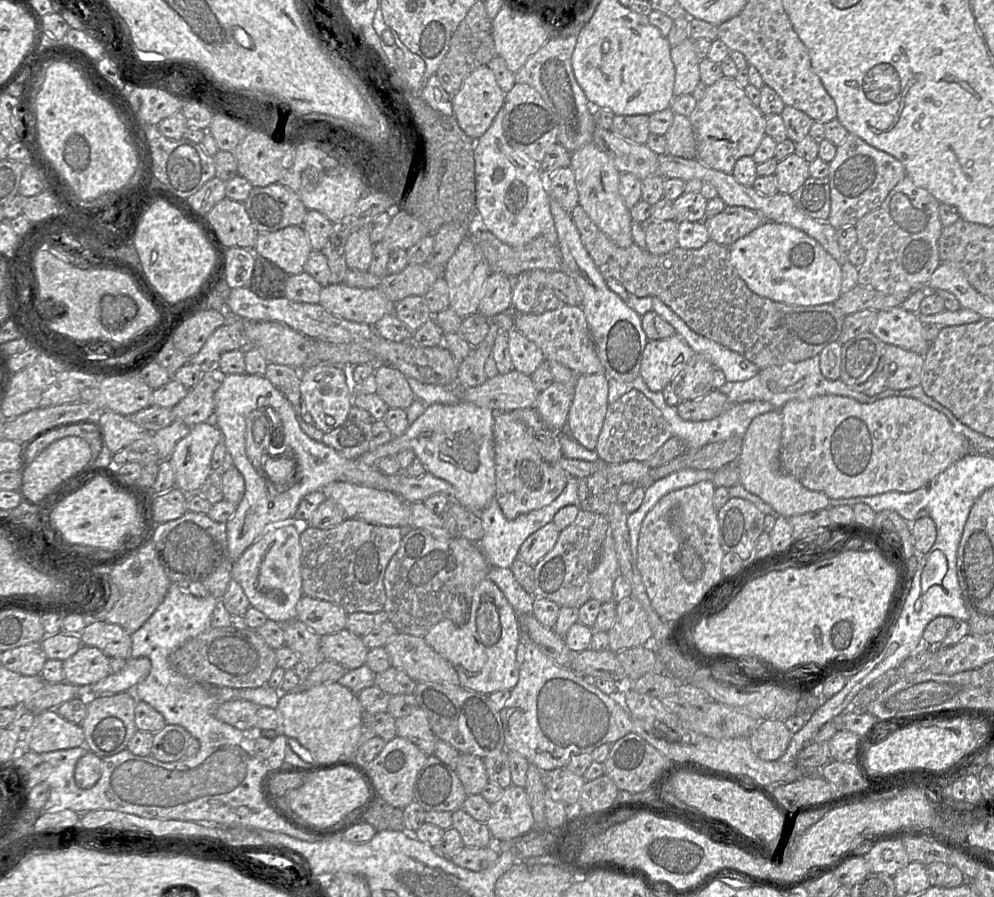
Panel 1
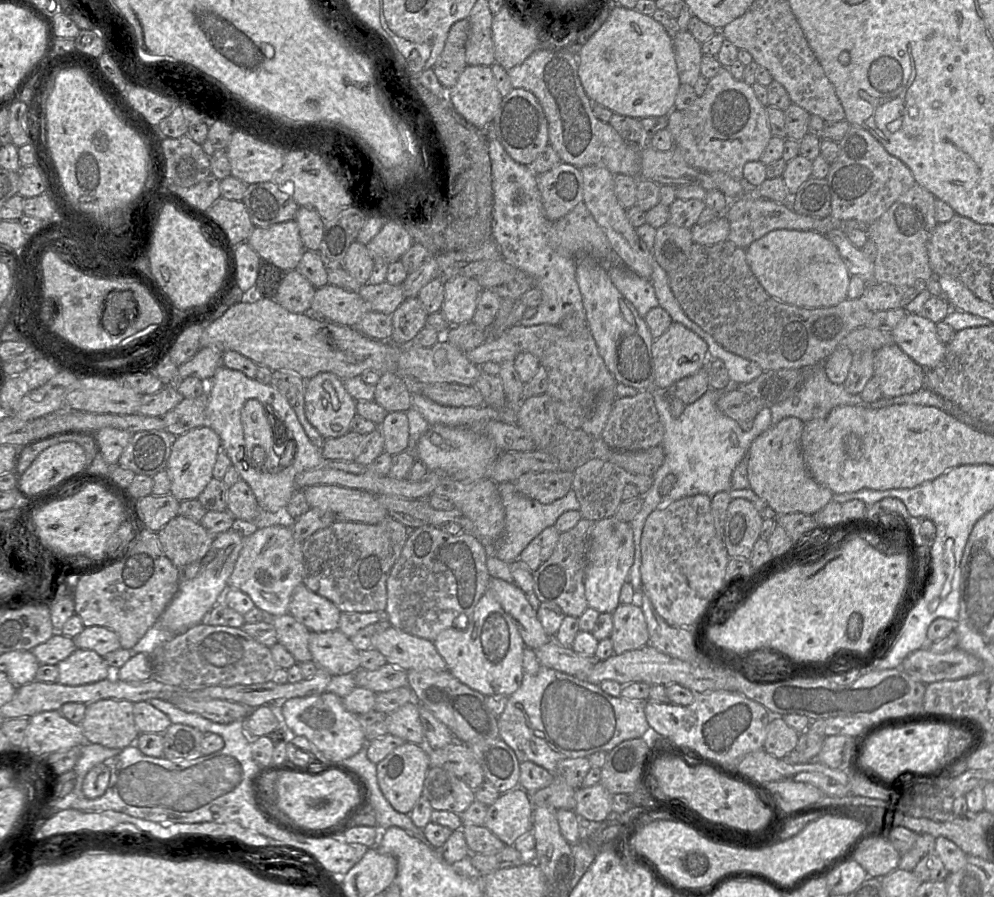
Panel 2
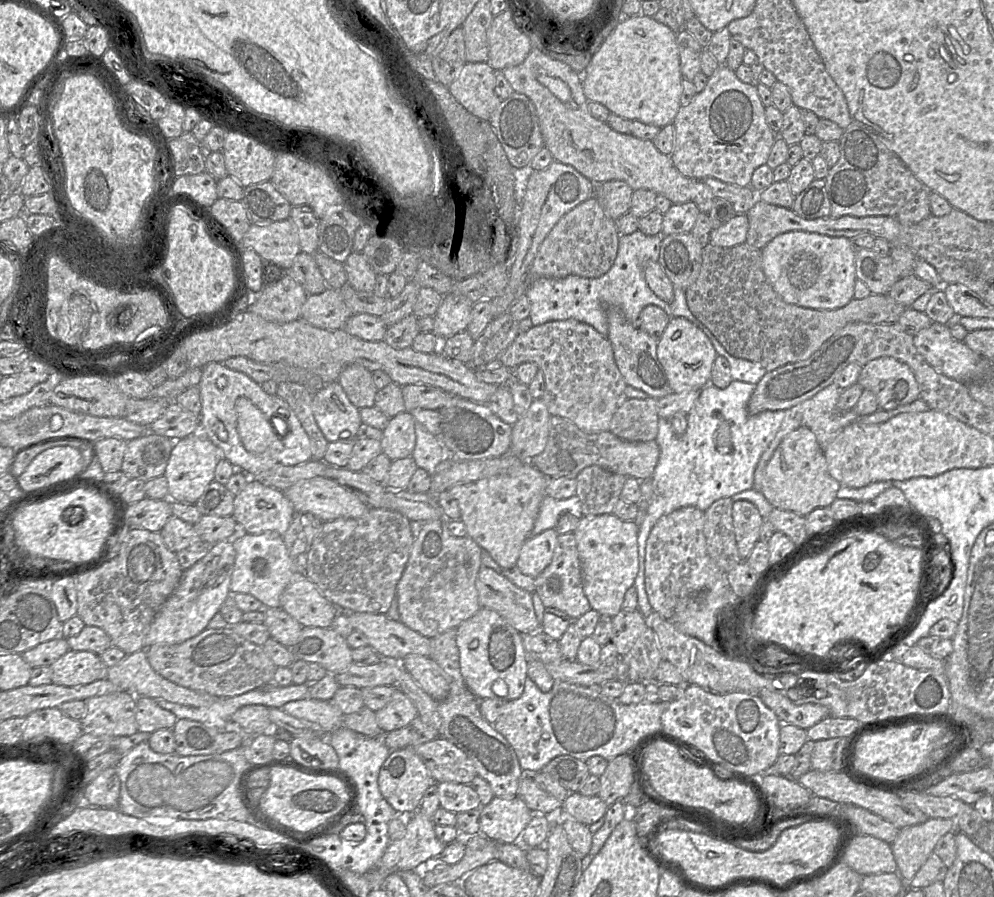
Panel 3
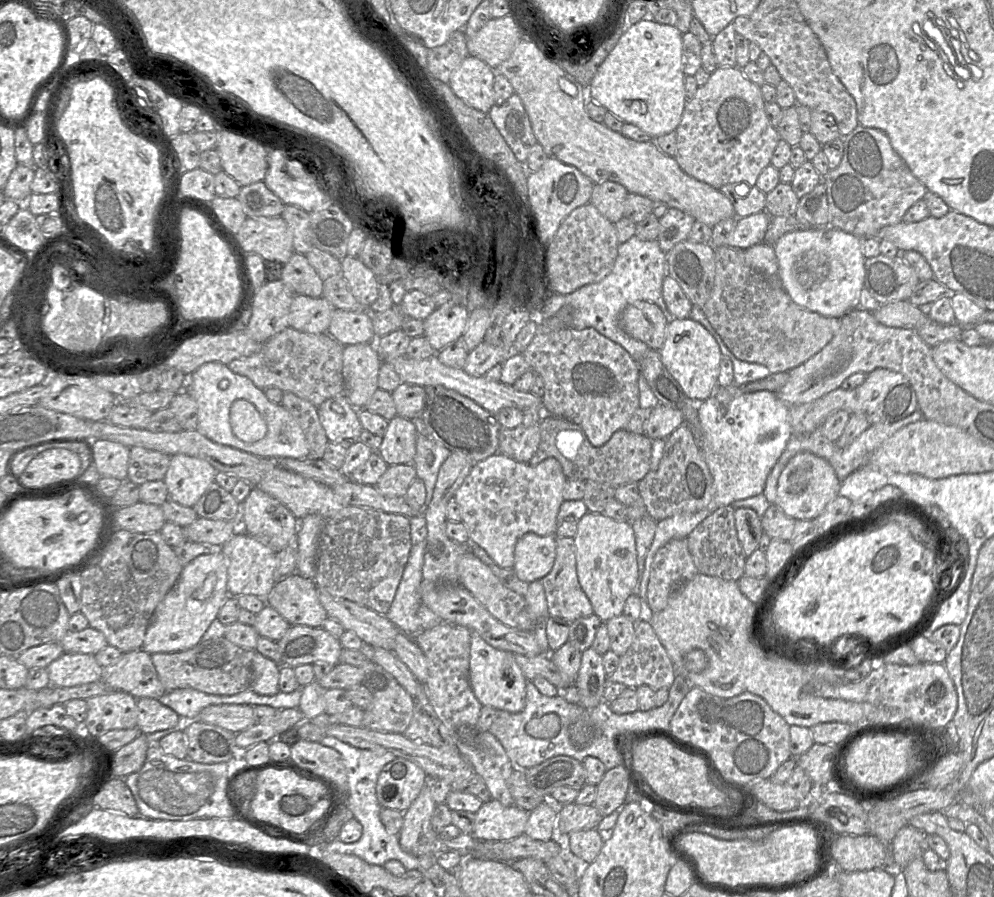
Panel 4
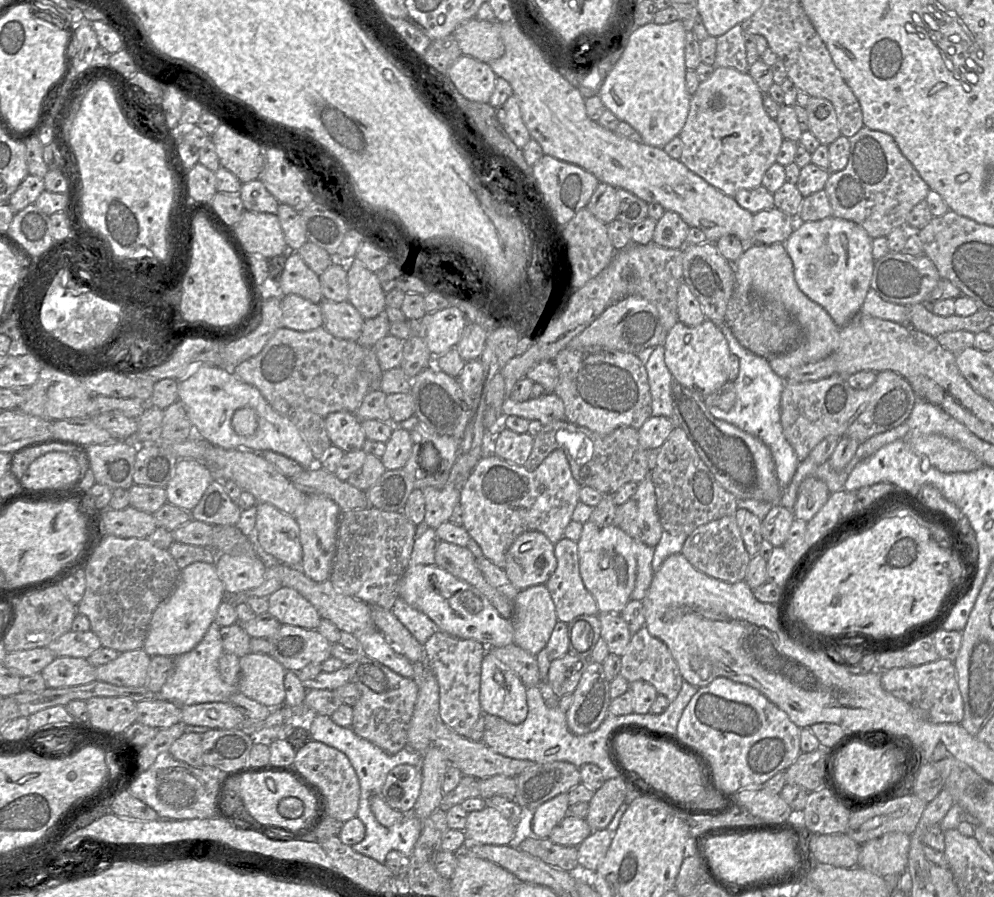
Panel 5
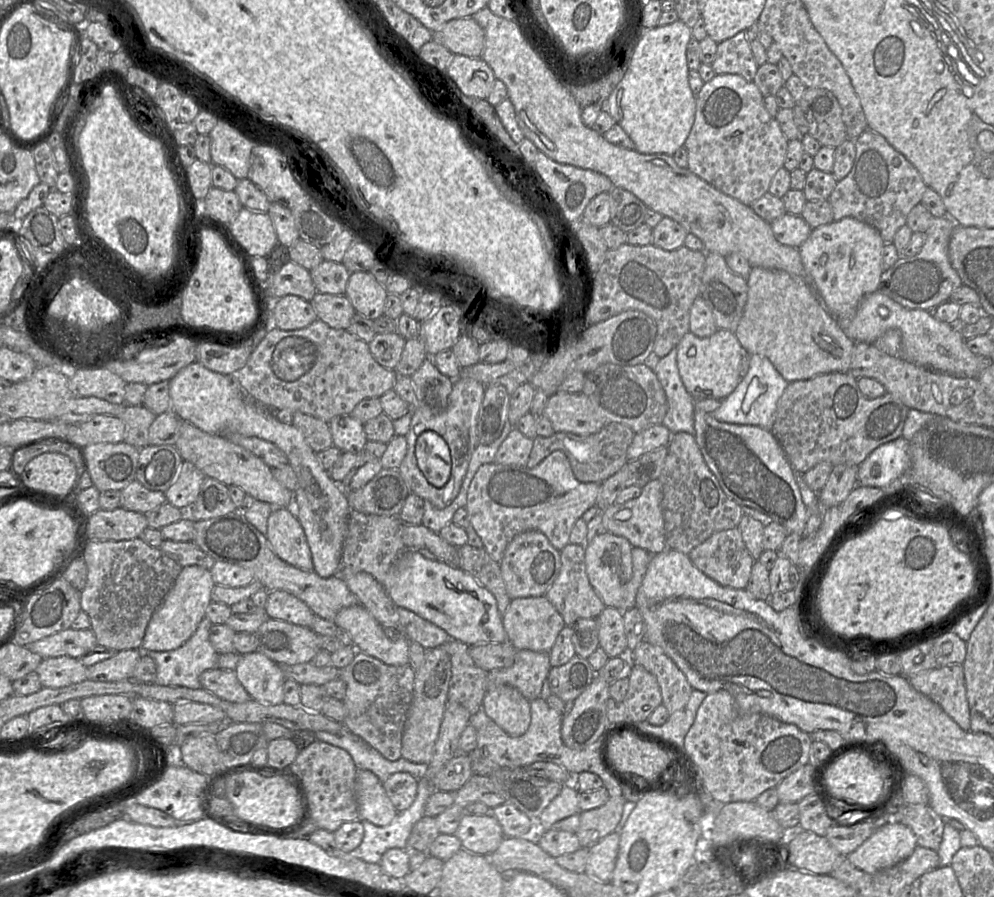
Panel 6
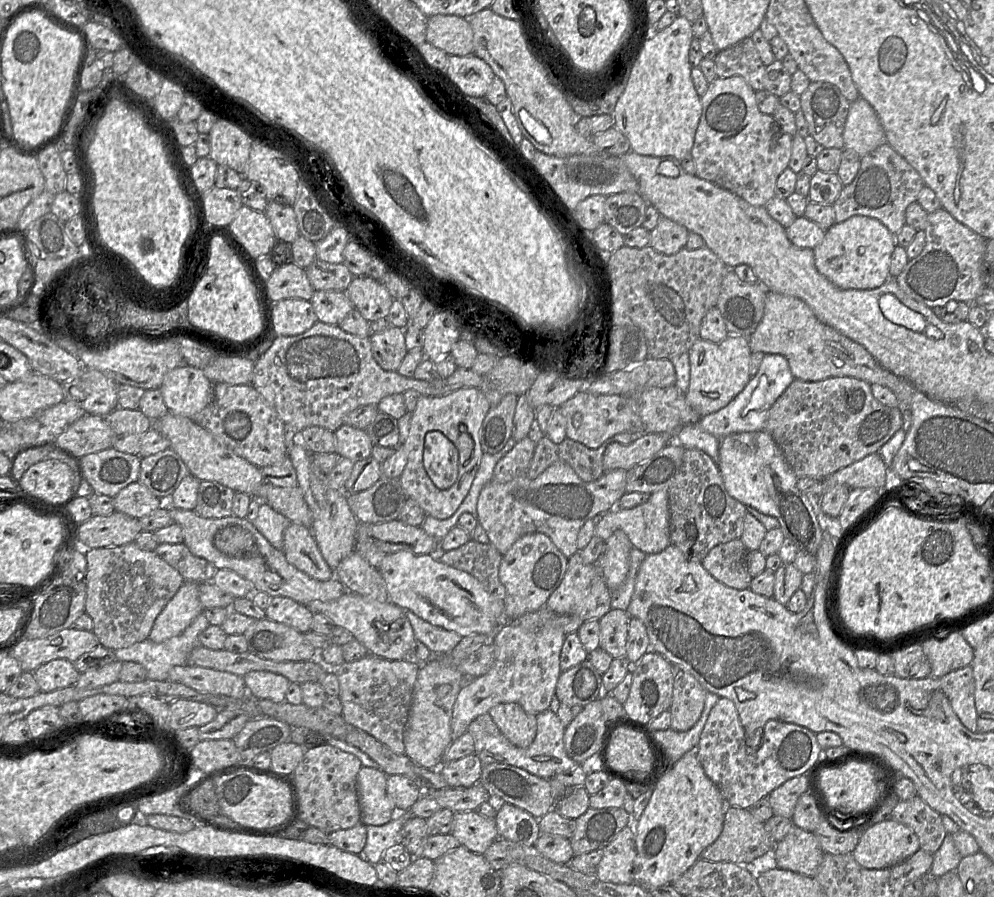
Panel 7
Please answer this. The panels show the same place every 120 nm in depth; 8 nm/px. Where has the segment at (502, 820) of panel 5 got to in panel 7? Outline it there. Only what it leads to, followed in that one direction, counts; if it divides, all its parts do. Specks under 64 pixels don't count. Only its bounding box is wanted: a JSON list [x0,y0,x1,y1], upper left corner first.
[451,811,498,855]

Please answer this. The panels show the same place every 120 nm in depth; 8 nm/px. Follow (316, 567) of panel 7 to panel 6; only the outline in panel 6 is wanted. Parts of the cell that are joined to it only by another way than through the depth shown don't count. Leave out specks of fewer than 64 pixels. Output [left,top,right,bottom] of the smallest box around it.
[266,509,314,571]

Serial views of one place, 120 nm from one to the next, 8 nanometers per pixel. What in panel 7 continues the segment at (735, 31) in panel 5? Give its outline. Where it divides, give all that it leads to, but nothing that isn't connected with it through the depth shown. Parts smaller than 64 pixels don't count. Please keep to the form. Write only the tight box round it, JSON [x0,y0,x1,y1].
[713,37,766,92]

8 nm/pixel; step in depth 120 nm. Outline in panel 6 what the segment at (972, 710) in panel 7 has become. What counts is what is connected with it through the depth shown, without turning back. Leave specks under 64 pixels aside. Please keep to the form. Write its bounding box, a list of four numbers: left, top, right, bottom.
[907,664,970,731]

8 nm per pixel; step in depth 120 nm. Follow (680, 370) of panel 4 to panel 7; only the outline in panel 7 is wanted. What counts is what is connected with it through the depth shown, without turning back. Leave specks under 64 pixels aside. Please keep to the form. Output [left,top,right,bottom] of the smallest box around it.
[684,335,751,417]

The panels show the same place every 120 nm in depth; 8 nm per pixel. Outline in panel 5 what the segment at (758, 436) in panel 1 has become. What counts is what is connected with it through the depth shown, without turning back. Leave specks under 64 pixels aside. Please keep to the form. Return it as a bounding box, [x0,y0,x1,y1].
[792,476,830,523]

